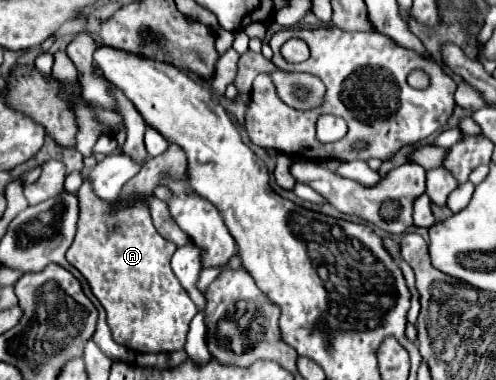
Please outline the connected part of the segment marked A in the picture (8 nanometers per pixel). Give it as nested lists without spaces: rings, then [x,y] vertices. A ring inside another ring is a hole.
[[[174,143],[168,145],[166,153],[148,159],[148,167],[144,167],[140,175],[134,175],[114,201],[102,201],[94,193],[92,183],[84,179],[78,191],[78,233],[66,253],[66,259],[88,279],[92,293],[106,309],[108,327],[114,341],[136,353],[172,353],[184,349],[190,321],[198,313],[194,301],[192,307],[174,307],[174,283],[170,281],[174,281],[176,275],[170,271],[170,259],[176,251],[176,245],[156,233],[146,203],[154,195],[154,189],[160,185],[160,181],[166,177],[176,181],[188,179],[188,159],[184,157],[184,151]],[[120,203],[126,205],[120,207]],[[144,285],[170,285],[172,299],[160,299],[160,307],[150,309],[148,315],[148,305],[144,305],[144,297],[140,295]]]

